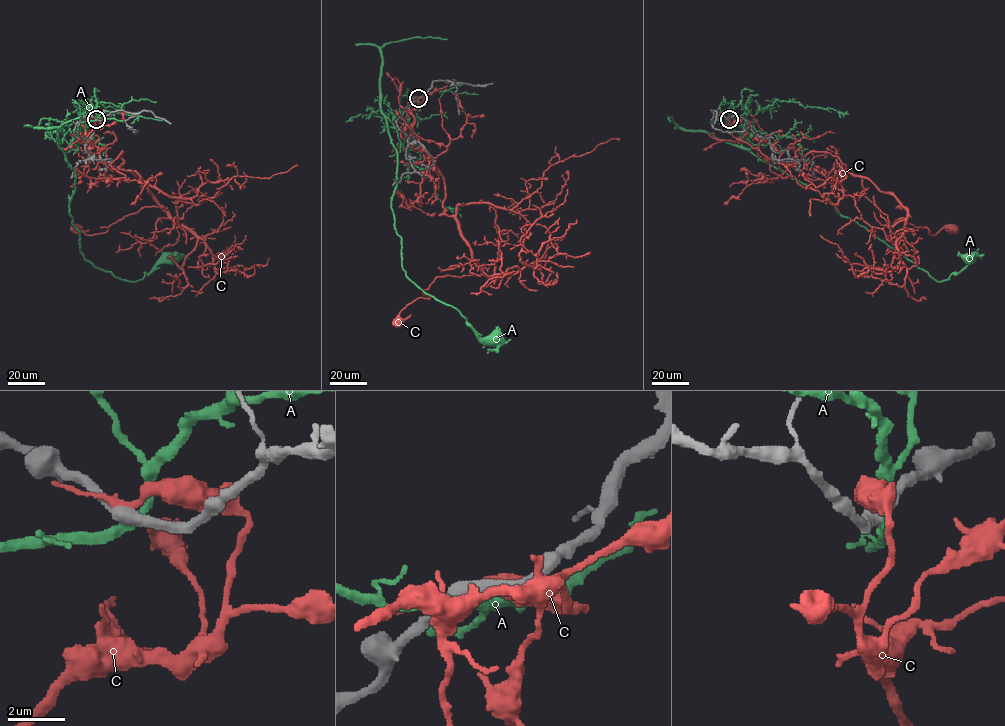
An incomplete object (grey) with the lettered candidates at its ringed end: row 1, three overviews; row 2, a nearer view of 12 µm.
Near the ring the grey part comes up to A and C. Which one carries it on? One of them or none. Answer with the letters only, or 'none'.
A

